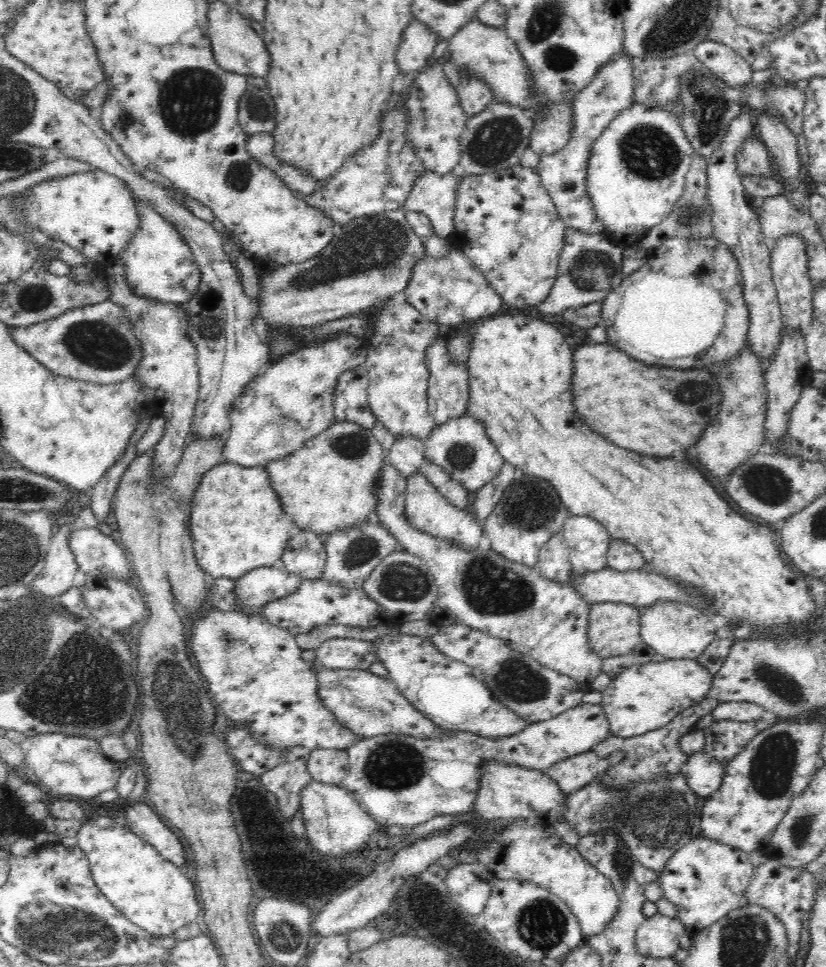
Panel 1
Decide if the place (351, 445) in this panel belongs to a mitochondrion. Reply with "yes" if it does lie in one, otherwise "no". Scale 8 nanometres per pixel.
yes

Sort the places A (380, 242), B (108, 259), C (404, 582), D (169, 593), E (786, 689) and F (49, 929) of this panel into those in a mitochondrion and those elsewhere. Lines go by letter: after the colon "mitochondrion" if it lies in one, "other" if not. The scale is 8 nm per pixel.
A: mitochondrion
B: other
C: mitochondrion
D: other
E: mitochondrion
F: mitochondrion

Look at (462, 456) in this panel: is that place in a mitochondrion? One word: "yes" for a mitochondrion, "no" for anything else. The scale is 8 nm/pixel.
yes

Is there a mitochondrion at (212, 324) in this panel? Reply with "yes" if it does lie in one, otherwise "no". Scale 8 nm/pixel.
yes

